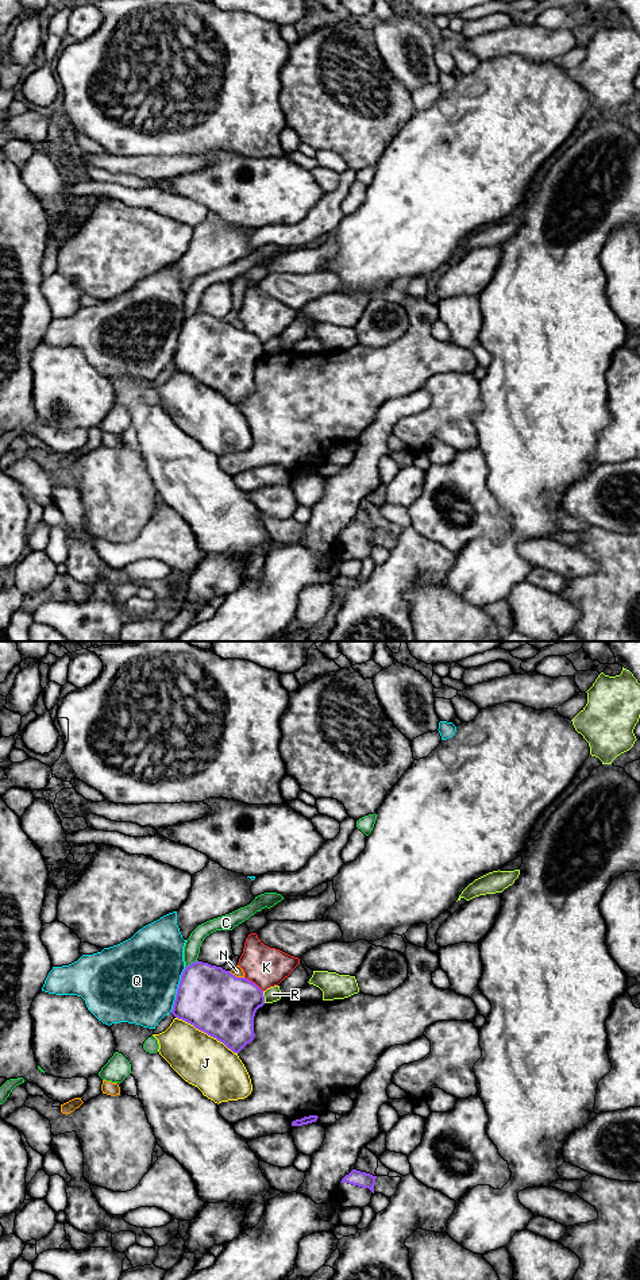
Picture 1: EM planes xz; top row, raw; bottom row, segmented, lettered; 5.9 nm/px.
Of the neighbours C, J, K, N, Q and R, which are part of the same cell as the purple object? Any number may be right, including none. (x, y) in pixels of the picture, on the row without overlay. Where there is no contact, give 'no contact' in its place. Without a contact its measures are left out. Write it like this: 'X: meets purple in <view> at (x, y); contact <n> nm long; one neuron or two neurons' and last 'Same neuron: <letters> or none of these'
C: meets purple in xz at (192, 315); contact 90 nm long; two neurons
J: meets purple in xz at (207, 385); contact 420 nm long; two neurons
K: meets purple in xz at (254, 335); contact 140 nm long; two neurons
N: meets purple in xz at (235, 328); contact 100 nm long; two neurons
Q: meets purple in xz at (177, 342); contact 280 nm long; two neurons
R: meets purple in xz at (263, 349); contact 70 nm long; two neurons
Same neuron: none of these

